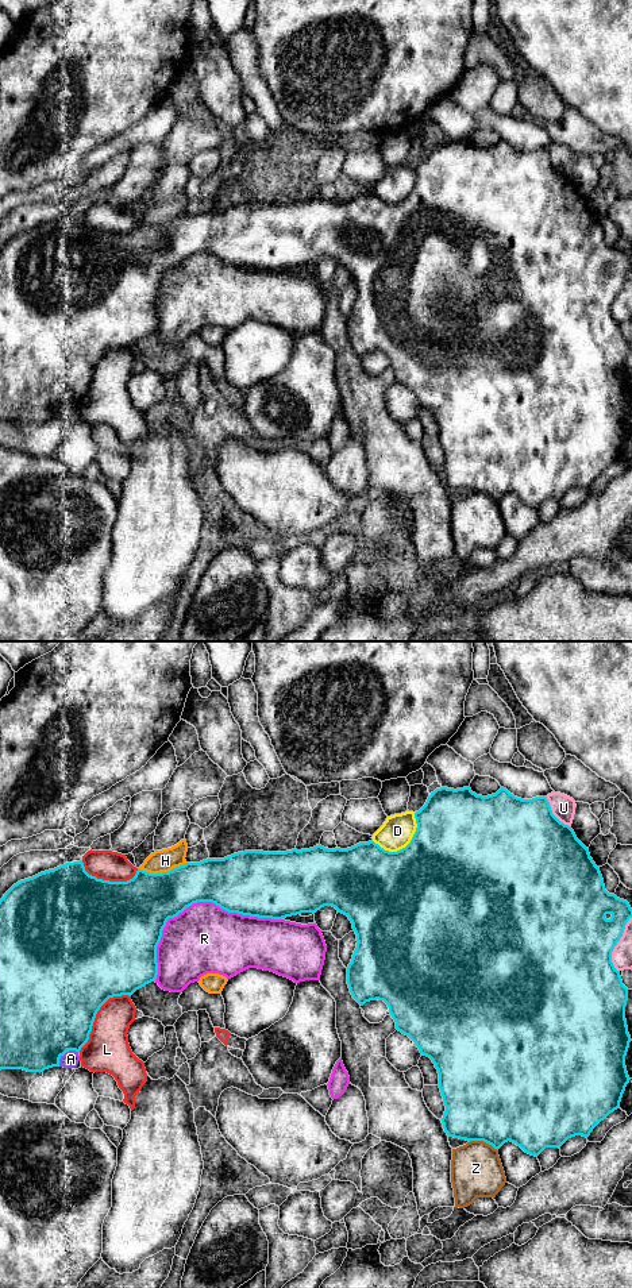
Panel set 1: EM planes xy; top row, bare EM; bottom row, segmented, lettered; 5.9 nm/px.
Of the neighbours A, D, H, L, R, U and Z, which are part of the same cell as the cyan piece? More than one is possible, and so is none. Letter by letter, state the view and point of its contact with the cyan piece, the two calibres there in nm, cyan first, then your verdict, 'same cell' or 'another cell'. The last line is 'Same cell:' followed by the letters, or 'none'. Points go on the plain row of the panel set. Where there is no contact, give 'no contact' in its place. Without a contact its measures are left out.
A: xy (65, 404) | 500/100 nm | another cell
D: xy (407, 197) | 500/190 nm | another cell
H: xy (162, 224) | 360/140 nm | another cell
L: xy (96, 365) | 500/260 nm | another cell
R: xy (193, 254) | 300/420 nm | another cell
U: xy (552, 166) | 500/140 nm | another cell
Z: xy (484, 493) | 500/300 nm | another cell
Same cell: none

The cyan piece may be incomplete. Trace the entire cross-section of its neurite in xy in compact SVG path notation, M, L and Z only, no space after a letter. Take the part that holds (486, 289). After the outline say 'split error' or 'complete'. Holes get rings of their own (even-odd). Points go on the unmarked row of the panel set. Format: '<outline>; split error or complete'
M501 139L496 146L482 149L463 140L436 140L425 157L415 165L416 184L411 194L389 204L374 193L359 194L347 201L328 201L320 196L309 201L286 204L244 203L224 211L207 211L186 215L169 224L150 225L143 221L127 234L97 231L85 223L82 212L66 215L14 236L0 251L0 423L23 421L43 424L59 419L59 410L69 402L80 404L88 394L100 359L113 348L131 348L136 342L155 333L158 327L157 298L169 270L177 269L197 254L212 254L228 265L282 271L301 265L316 265L332 258L348 269L357 286L357 300L347 319L347 336L352 350L363 358L370 352L384 352L396 381L408 387L435 416L439 440L446 458L442 470L448 489L466 493L483 493L500 501L510 493L525 505L537 509L546 500L560 500L575 487L589 489L593 481L620 459L629 428L625 408L631 387L625 371L628 340L623 336L620 323L612 315L612 304L623 289L632 261L624 251L605 242L600 220L590 209L589 201L577 190L571 178L560 174L551 162L547 149L521 151Z; complete

